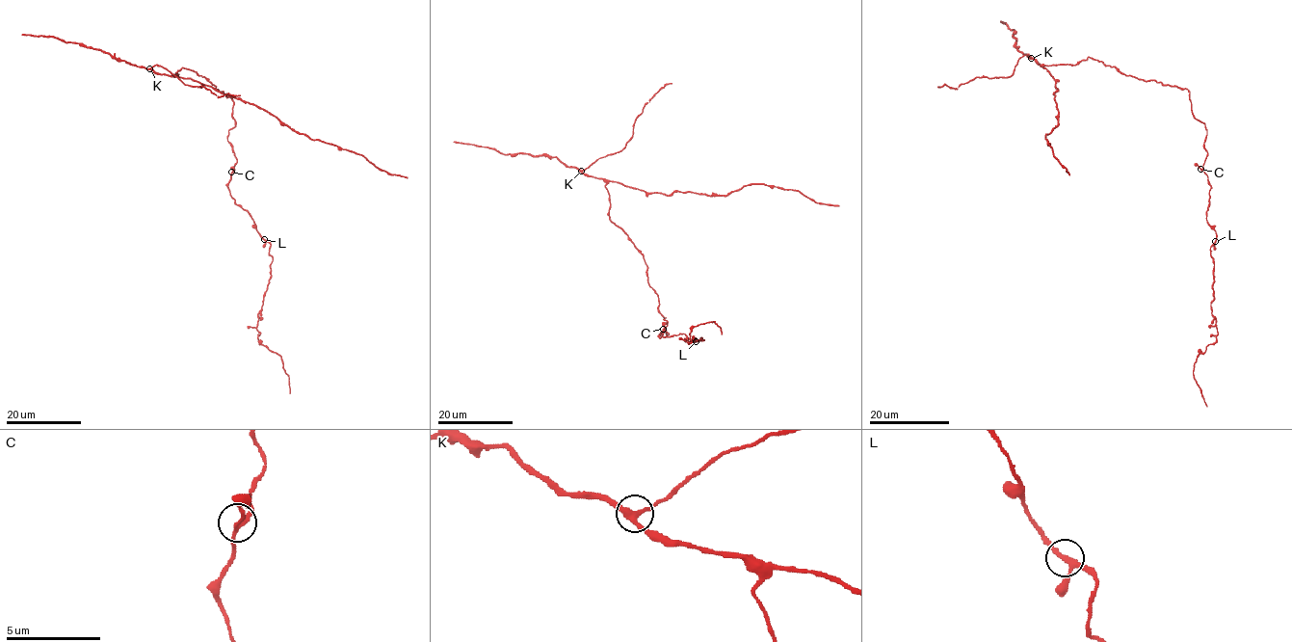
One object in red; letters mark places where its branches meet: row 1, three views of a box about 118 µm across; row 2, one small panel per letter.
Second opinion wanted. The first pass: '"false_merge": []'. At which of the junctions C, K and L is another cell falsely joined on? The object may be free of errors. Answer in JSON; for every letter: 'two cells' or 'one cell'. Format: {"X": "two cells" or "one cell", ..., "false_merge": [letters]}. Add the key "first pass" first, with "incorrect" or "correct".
{"first pass": "correct", "C": "one cell", "K": "one cell", "L": "one cell", "false_merge": []}

